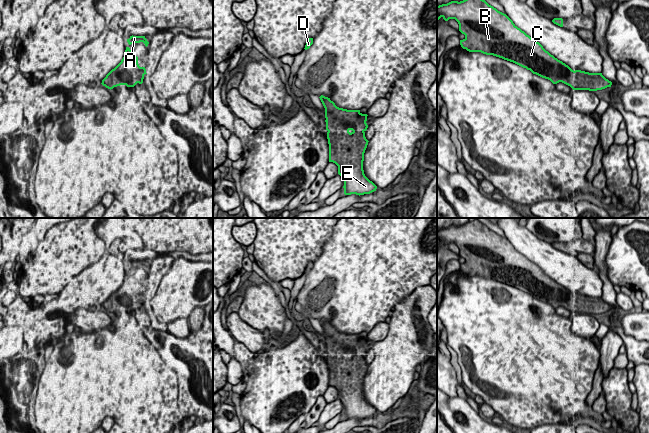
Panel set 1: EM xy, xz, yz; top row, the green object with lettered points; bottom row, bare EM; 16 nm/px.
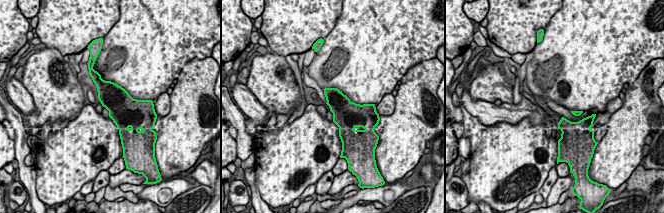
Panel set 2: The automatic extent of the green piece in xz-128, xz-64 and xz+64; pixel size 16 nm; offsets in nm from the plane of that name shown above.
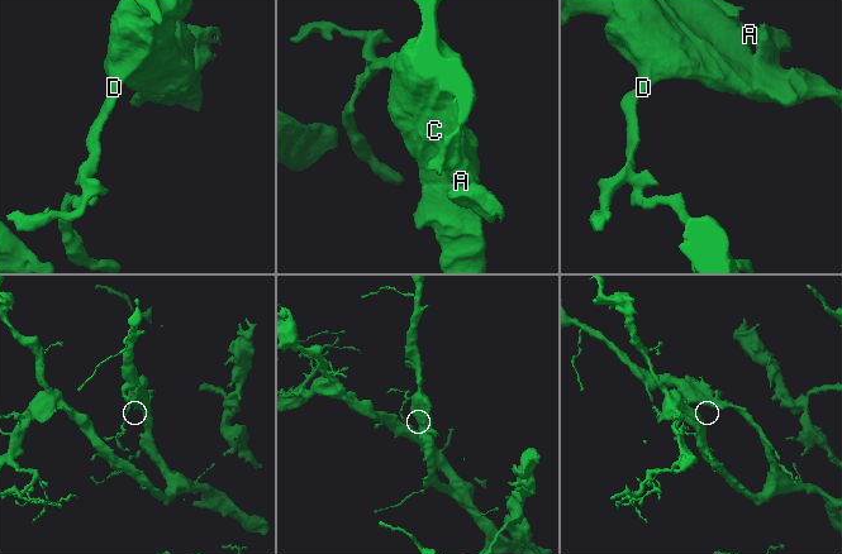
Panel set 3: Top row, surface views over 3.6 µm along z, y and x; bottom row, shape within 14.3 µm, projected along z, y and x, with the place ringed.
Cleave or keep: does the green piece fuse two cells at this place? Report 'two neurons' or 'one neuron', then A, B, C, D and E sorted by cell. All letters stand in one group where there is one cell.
one neuron; groups A B C D E

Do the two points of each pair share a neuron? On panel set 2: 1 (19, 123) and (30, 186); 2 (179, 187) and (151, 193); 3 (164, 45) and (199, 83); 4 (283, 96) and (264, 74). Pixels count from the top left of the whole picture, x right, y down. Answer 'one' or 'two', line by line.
1: one
2: one
3: two
4: one

